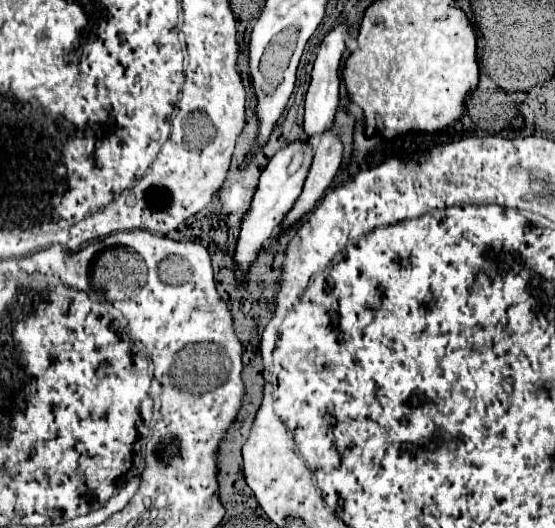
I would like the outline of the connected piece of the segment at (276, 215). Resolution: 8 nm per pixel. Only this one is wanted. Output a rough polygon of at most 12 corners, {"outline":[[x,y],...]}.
{"outline":[[288,143],[260,175],[234,261],[246,275],[296,203],[312,149]]}

